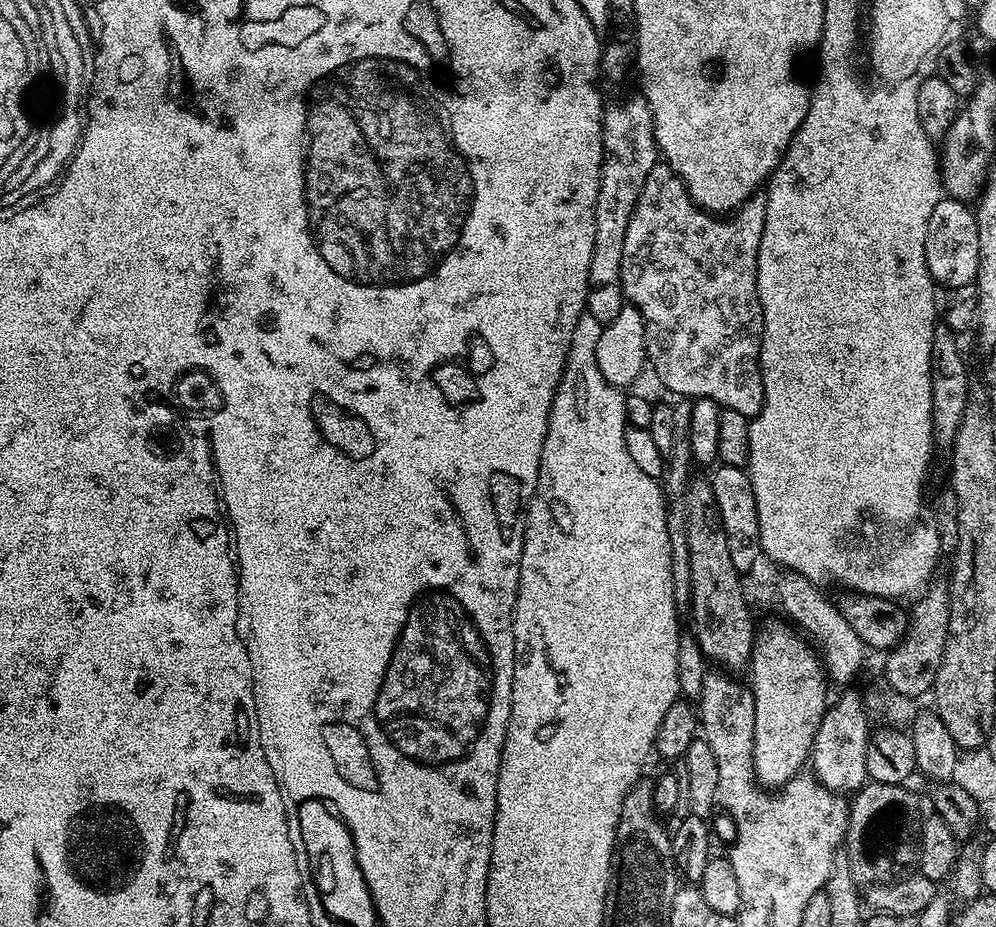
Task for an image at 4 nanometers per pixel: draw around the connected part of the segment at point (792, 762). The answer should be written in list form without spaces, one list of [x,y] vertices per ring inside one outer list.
[[[779,619],[759,625],[756,641],[752,644],[752,659],[747,666],[747,671],[752,672],[750,687],[754,698],[754,770],[757,781],[769,790],[782,788],[790,778],[801,773],[803,764],[805,767],[809,763],[818,726],[822,726],[824,713],[830,707],[830,681],[819,651],[803,635],[796,636],[797,629],[787,619]]]

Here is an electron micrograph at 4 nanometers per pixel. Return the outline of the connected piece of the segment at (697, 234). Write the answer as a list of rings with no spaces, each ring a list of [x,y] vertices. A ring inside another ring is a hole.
[[[657,162],[654,170],[646,178],[642,192],[638,194],[638,202],[634,206],[634,214],[630,214],[630,224],[626,226],[626,242],[622,246],[622,270],[620,285],[624,291],[625,301],[641,312],[645,322],[645,346],[647,348],[647,363],[657,372],[665,384],[667,391],[680,398],[699,398],[713,400],[721,409],[738,410],[738,414],[749,418],[757,416],[762,410],[764,387],[760,373],[760,339],[762,338],[762,322],[764,308],[758,298],[758,246],[762,242],[762,230],[766,226],[767,195],[751,196],[741,208],[731,214],[713,214],[699,208],[690,198],[688,188],[674,174],[674,170],[663,162]]]

